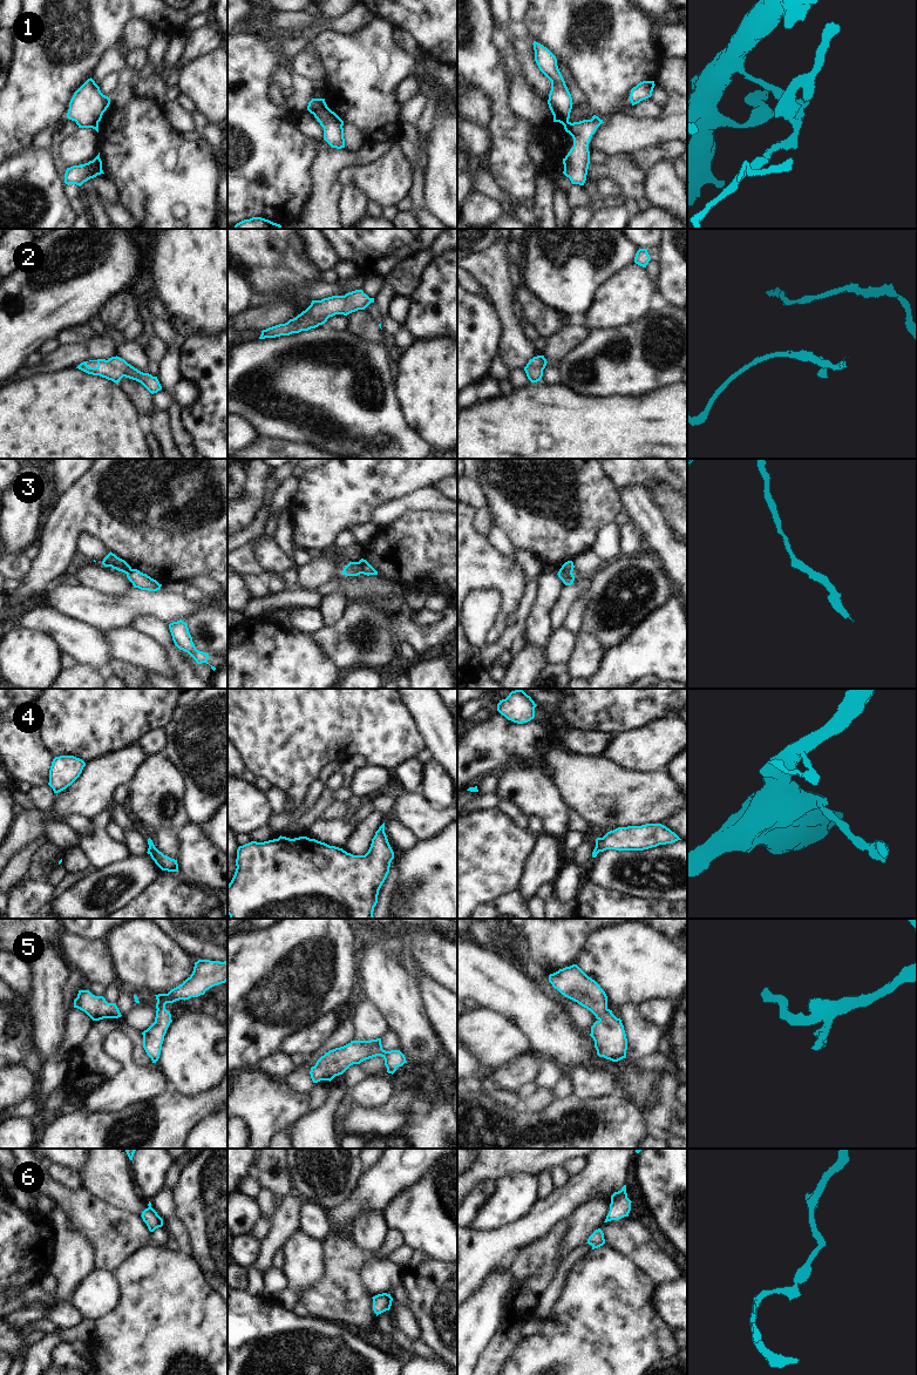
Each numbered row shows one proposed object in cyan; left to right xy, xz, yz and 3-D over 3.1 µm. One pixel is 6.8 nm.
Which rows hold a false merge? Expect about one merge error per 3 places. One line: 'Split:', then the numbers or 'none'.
Split: 1, 3

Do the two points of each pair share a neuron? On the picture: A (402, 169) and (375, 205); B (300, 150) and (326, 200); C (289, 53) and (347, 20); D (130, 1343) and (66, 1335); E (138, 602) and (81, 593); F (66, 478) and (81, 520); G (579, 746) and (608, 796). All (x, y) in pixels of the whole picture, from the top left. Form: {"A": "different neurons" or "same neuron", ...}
{"A": "different neurons", "B": "different neurons", "C": "same neuron", "D": "different neurons", "E": "same neuron", "F": "different neurons", "G": "different neurons"}

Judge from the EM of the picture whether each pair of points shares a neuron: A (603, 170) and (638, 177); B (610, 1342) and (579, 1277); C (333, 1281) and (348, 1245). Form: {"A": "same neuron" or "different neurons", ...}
{"A": "same neuron", "B": "same neuron", "C": "same neuron"}

